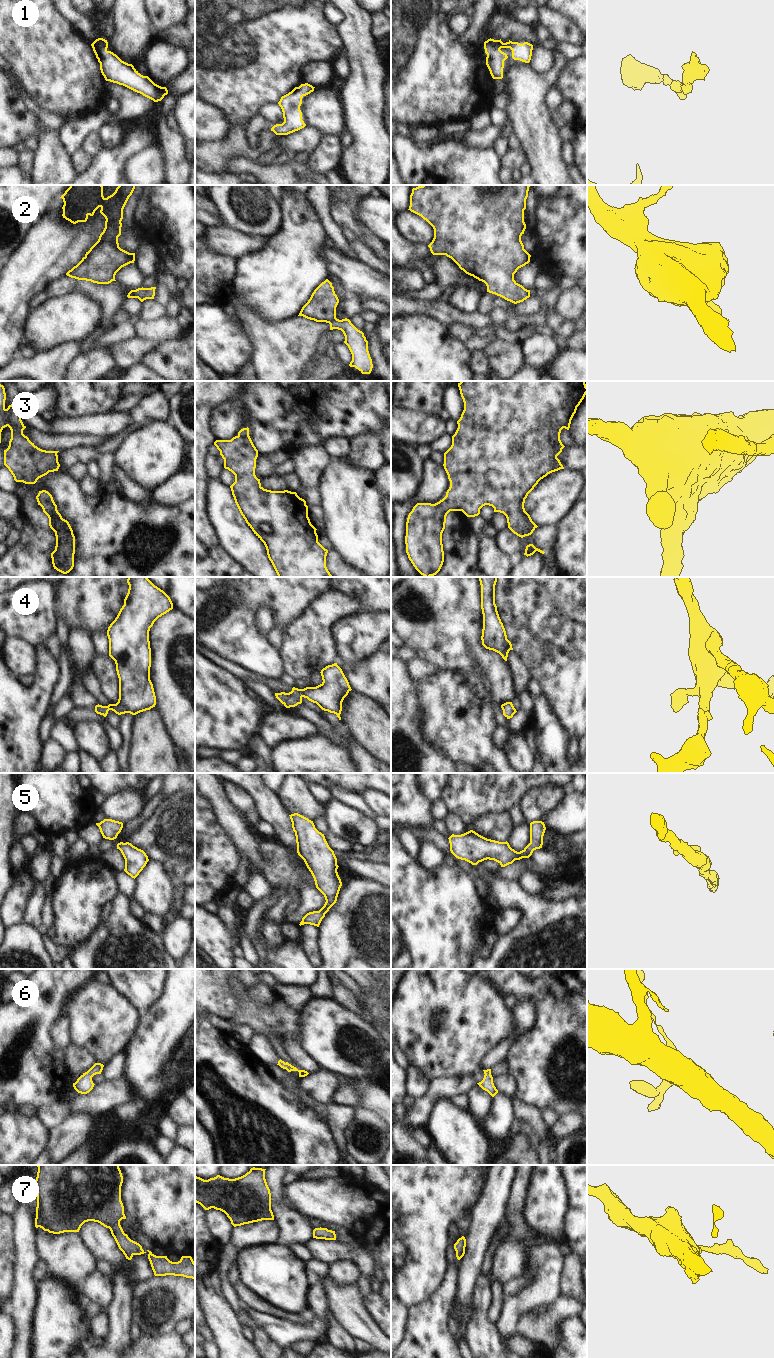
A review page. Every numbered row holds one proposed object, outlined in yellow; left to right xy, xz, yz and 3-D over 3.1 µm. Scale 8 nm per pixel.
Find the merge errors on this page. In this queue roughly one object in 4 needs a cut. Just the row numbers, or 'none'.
2

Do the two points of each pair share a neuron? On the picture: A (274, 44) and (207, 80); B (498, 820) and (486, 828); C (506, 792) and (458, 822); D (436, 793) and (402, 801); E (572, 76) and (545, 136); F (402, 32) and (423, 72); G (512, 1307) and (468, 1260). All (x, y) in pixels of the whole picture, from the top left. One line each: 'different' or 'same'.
A: same
B: same
C: different
D: different
E: different
F: same
G: different

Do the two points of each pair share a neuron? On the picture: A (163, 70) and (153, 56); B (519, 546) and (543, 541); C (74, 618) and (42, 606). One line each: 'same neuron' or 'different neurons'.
A: same neuron
B: same neuron
C: different neurons

